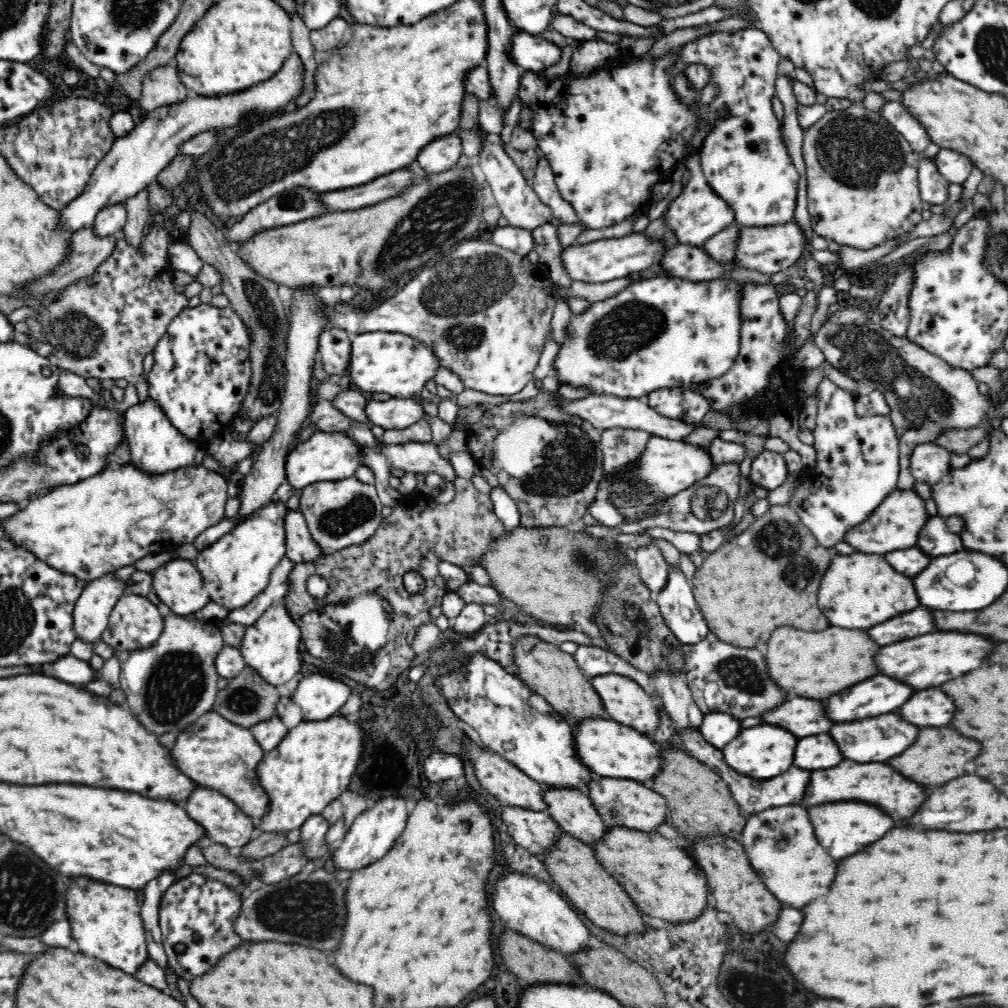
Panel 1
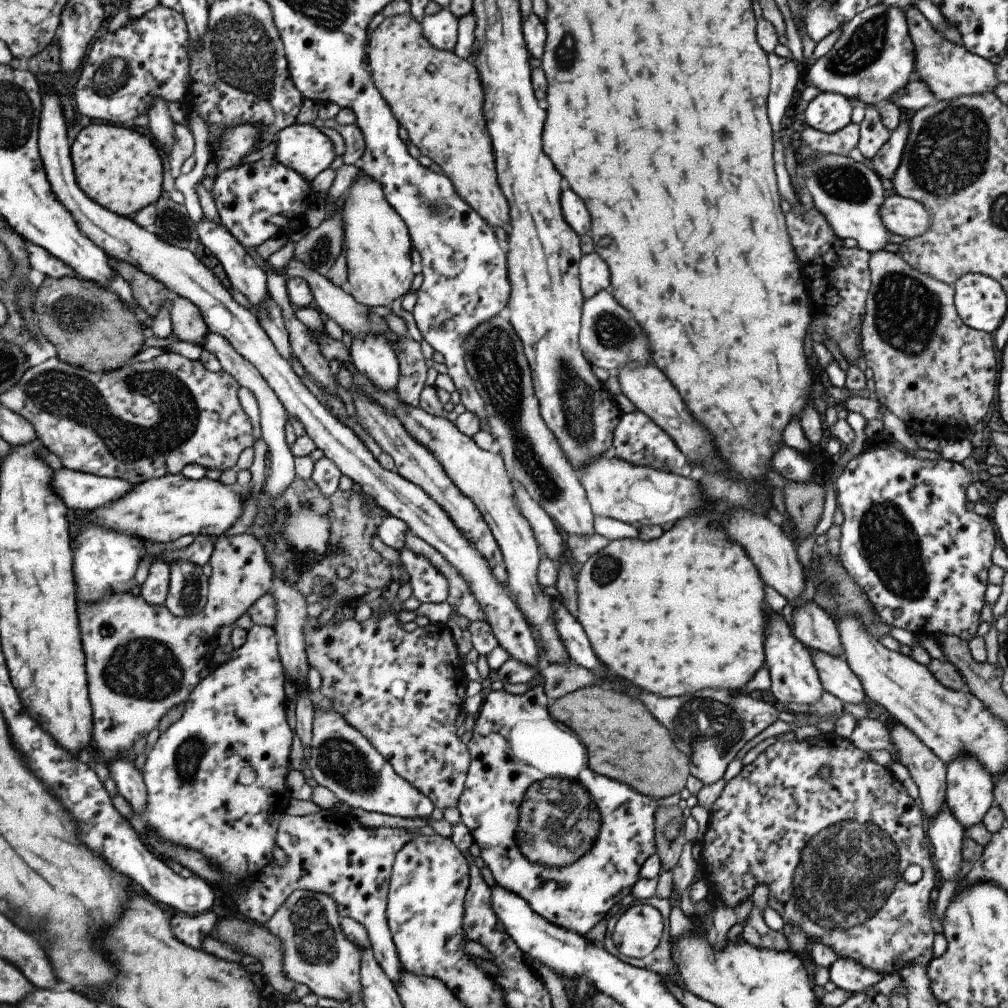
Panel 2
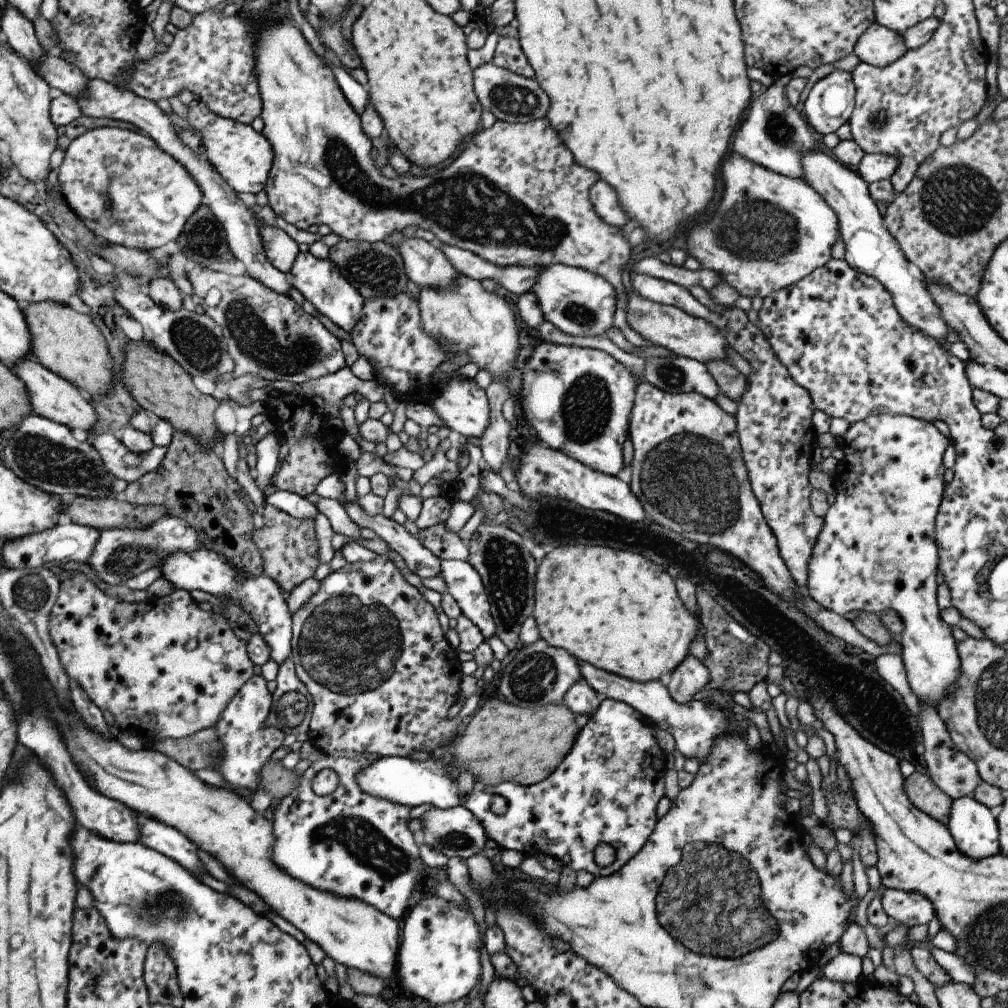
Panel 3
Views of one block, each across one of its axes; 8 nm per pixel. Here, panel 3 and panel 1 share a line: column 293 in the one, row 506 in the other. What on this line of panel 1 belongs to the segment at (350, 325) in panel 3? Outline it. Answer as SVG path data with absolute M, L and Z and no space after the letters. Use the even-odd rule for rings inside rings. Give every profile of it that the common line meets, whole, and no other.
M277 497L244 522L236 524L208 548L199 551L194 563L204 579L204 586L212 602L230 611L242 609L268 586L272 570L285 556L283 524L287 510L287 505Z

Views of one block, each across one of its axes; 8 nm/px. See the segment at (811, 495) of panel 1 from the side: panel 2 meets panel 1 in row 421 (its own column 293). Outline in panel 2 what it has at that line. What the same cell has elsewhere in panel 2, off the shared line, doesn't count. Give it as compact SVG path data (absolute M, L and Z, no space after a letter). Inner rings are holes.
M321 809L319 812L301 817L285 813L282 820L280 820L276 834L276 844L286 852L288 862L284 866L278 866L276 860L273 859L268 866L264 866L256 874L256 878L250 878L250 880L238 884L236 892L223 893L236 904L238 910L244 916L260 925L267 923L295 890L310 890L310 892L330 896L337 904L339 916L350 916L350 918L365 926L372 944L373 954L378 964L380 964L380 968L383 968L386 976L390 978L393 984L398 984L403 965L398 958L392 933L388 926L387 896L396 854L404 848L404 844L408 844L416 836L420 836L420 833L410 832L410 829L406 830L404 828L366 828L360 825L353 816L347 817L335 812L333 809Z

